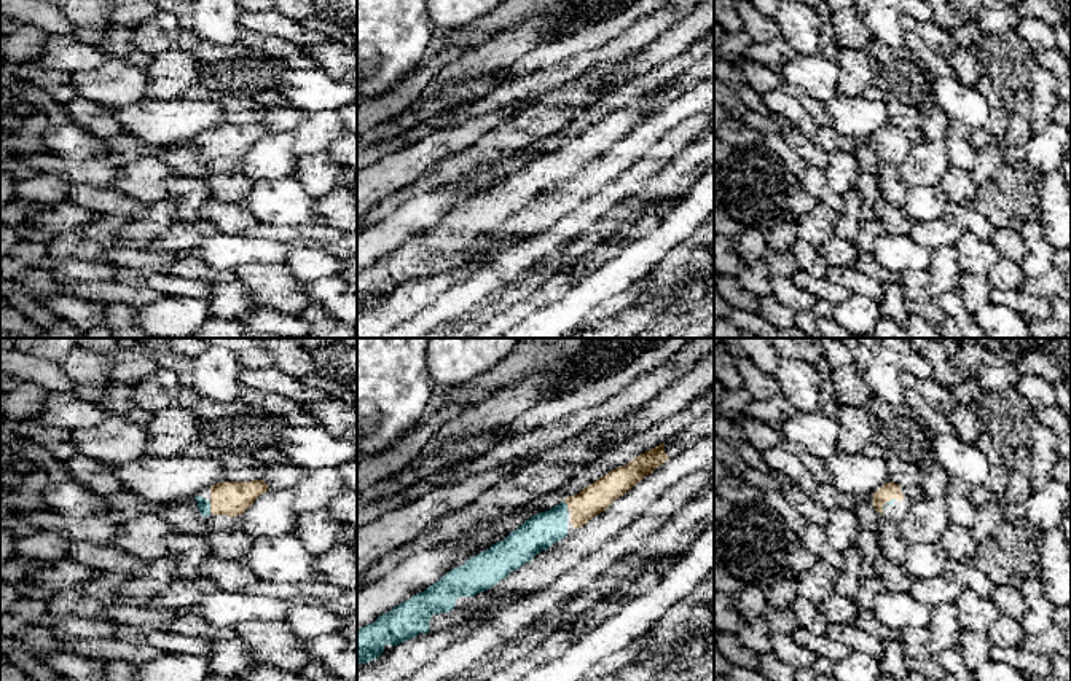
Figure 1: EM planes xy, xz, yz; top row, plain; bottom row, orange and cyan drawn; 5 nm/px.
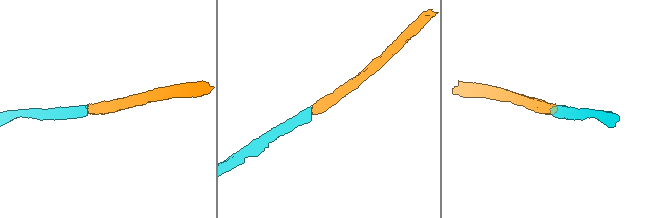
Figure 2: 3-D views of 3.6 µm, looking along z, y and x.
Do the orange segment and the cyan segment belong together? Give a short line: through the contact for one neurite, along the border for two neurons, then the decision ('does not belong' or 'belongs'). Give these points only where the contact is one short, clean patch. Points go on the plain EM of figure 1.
xy (228, 141), (211, 150), (204, 149) | belongs

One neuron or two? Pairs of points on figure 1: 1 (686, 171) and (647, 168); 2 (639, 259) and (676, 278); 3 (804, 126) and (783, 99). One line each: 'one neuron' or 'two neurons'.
1: two neurons
2: two neurons
3: one neuron

